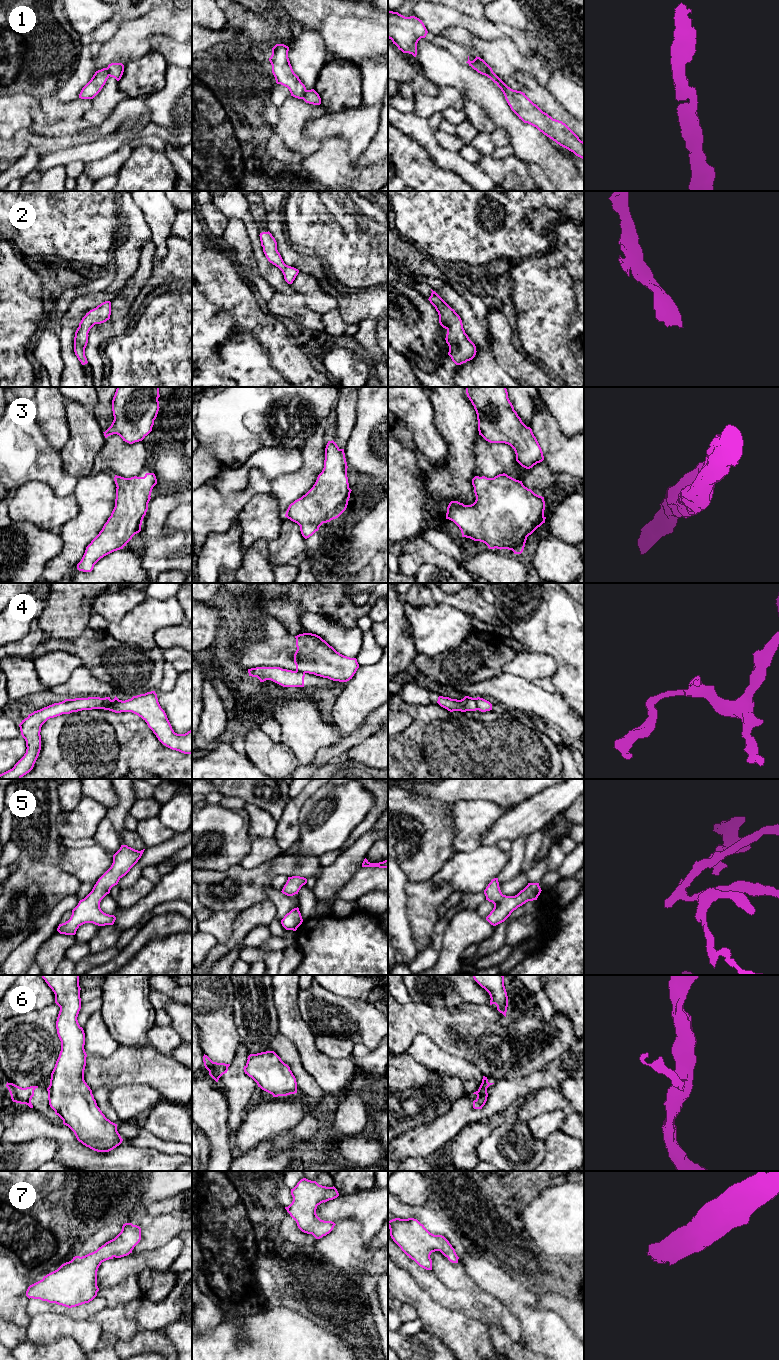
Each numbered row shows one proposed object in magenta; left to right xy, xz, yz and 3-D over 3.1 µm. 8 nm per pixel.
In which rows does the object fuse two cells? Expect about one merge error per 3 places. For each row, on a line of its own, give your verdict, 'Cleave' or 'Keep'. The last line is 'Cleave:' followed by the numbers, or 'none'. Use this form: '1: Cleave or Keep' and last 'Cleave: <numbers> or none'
1: Keep
2: Keep
3: Keep
4: Cleave
5: Keep
6: Cleave
7: Keep
Cleave: 4, 6

